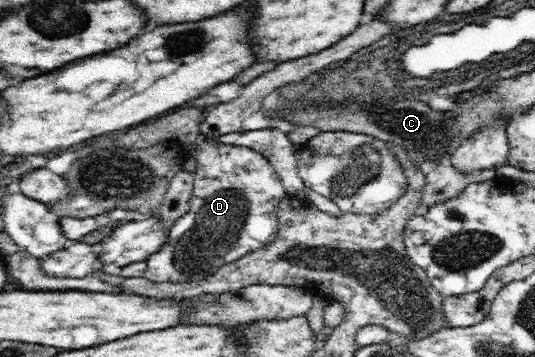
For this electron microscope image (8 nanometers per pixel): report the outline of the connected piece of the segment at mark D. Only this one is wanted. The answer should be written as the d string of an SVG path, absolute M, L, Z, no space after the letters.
M207 143L194 151L196 169L189 208L169 229L160 251L150 255L144 277L154 282L200 281L248 253L266 247L278 231L278 205L285 188L260 153L245 146Z

